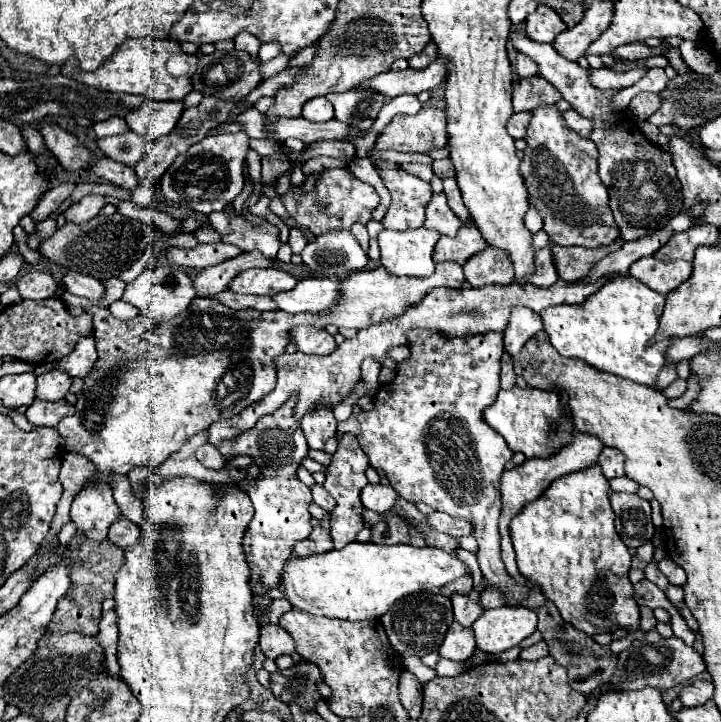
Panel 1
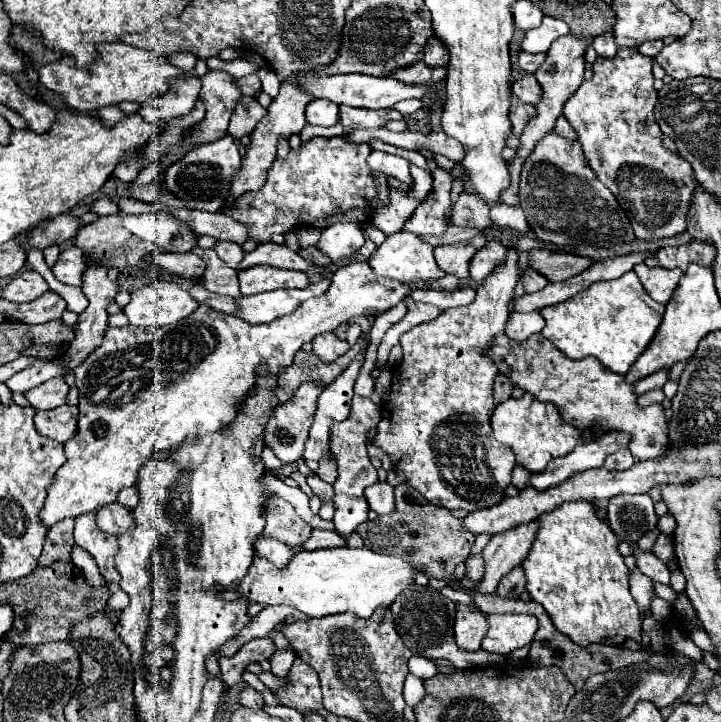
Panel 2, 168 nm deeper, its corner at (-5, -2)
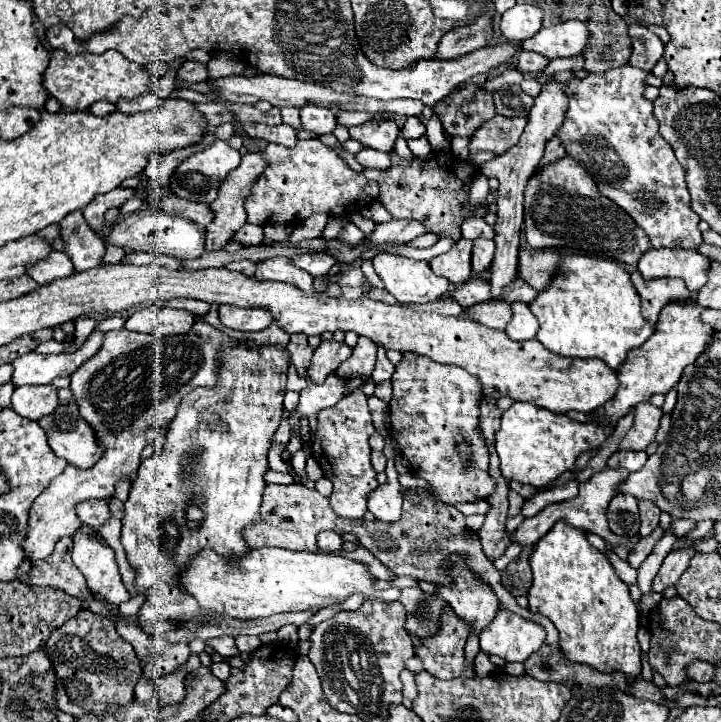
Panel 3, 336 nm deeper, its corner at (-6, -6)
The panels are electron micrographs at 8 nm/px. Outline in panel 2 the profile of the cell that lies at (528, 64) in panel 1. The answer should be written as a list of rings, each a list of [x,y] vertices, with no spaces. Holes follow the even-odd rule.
[[[519,52],[519,68],[527,74],[535,74],[535,70],[543,64],[545,54],[527,54],[527,52]]]

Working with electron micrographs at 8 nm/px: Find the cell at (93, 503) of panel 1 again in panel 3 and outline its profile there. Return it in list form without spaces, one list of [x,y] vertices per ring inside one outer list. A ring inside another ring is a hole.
[[[84,524],[78,528],[72,540],[72,560],[84,574],[90,590],[98,592],[114,606],[126,602],[130,592],[122,584],[114,550],[98,536],[94,528],[86,528]]]

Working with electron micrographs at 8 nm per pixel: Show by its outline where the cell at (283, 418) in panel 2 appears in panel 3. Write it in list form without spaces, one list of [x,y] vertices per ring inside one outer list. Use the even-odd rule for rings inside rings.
[[[332,372],[322,384],[310,384],[300,392],[300,404],[294,412],[290,412],[288,422],[290,422],[290,434],[300,438],[300,422],[302,418],[316,416],[320,410],[336,406],[338,400],[360,386],[362,380],[350,380],[350,382],[340,382],[338,376]]]

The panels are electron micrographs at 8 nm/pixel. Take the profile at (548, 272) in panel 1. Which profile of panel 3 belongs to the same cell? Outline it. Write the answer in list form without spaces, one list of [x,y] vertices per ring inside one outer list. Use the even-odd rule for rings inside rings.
[[[514,280],[514,282],[506,288],[506,292],[502,294],[502,300],[506,300],[506,302],[522,300],[522,302],[530,304],[536,296],[538,296],[538,290],[530,288],[530,284],[526,284],[524,280]]]

